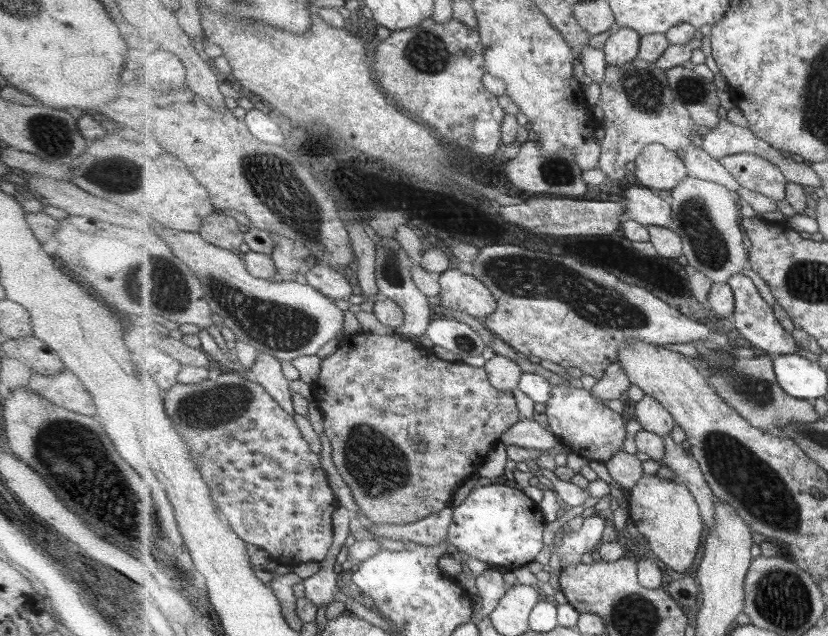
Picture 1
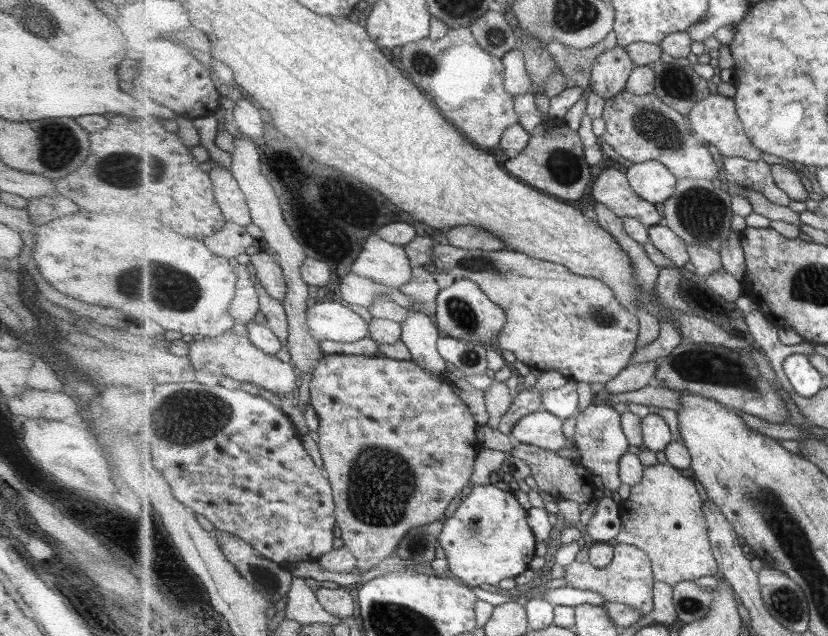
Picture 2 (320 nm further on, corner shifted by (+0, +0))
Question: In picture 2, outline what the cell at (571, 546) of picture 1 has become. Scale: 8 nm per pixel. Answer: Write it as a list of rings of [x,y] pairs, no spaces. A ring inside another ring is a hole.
[[[605,493],[584,531],[598,543],[615,543],[623,528],[620,508],[621,505]]]

